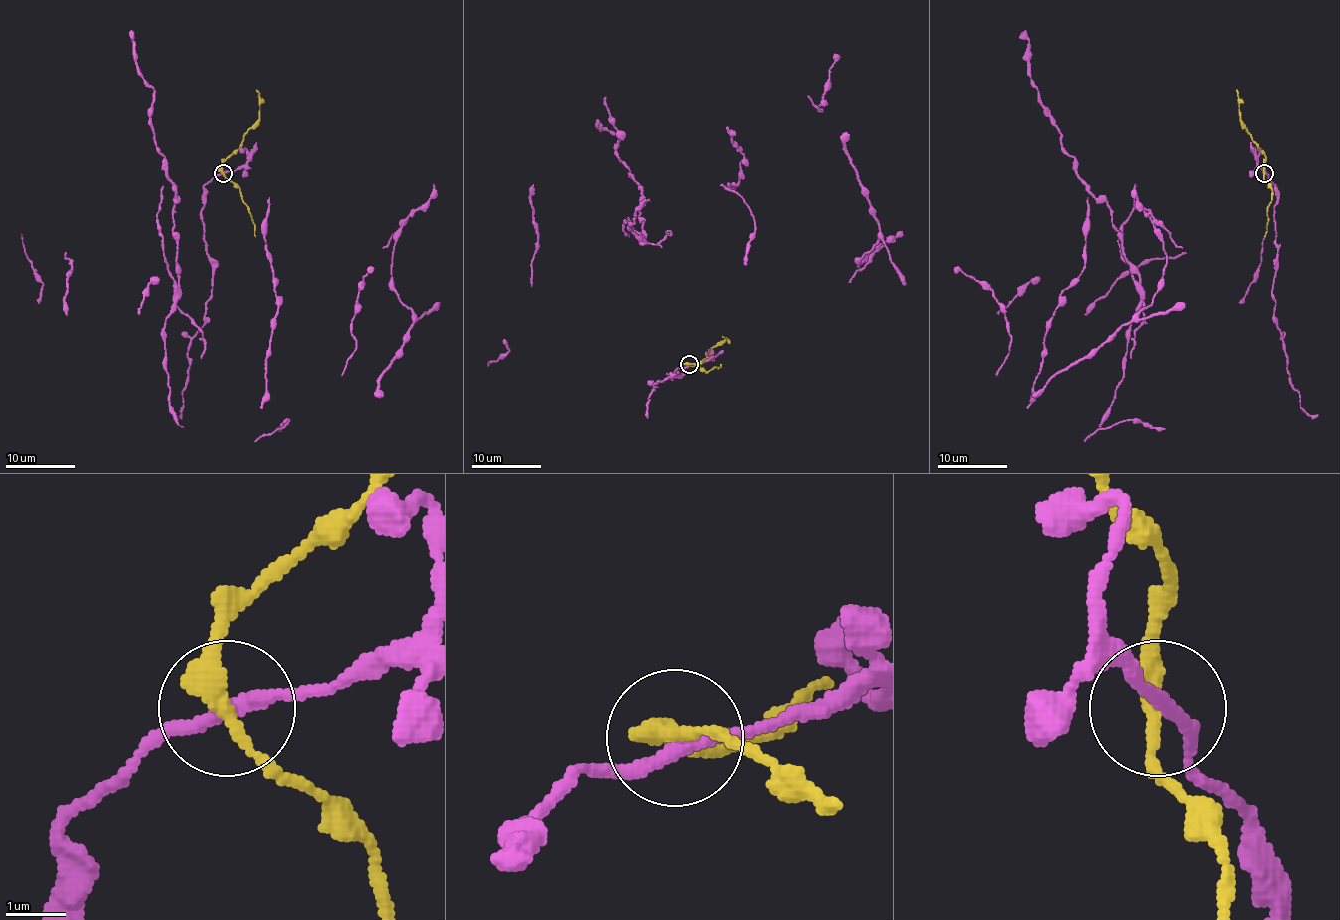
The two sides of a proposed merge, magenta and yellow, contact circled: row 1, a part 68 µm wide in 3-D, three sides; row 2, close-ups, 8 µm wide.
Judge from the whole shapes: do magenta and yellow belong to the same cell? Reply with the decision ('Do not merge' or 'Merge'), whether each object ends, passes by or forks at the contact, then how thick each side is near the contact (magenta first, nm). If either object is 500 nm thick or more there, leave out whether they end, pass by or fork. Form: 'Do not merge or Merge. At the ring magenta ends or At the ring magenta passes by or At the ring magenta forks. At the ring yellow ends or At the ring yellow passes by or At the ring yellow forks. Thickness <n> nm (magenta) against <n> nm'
Do not merge. At the ring magenta passes by. At the ring yellow passes by. Thickness 220 nm (magenta) against 320 nm

